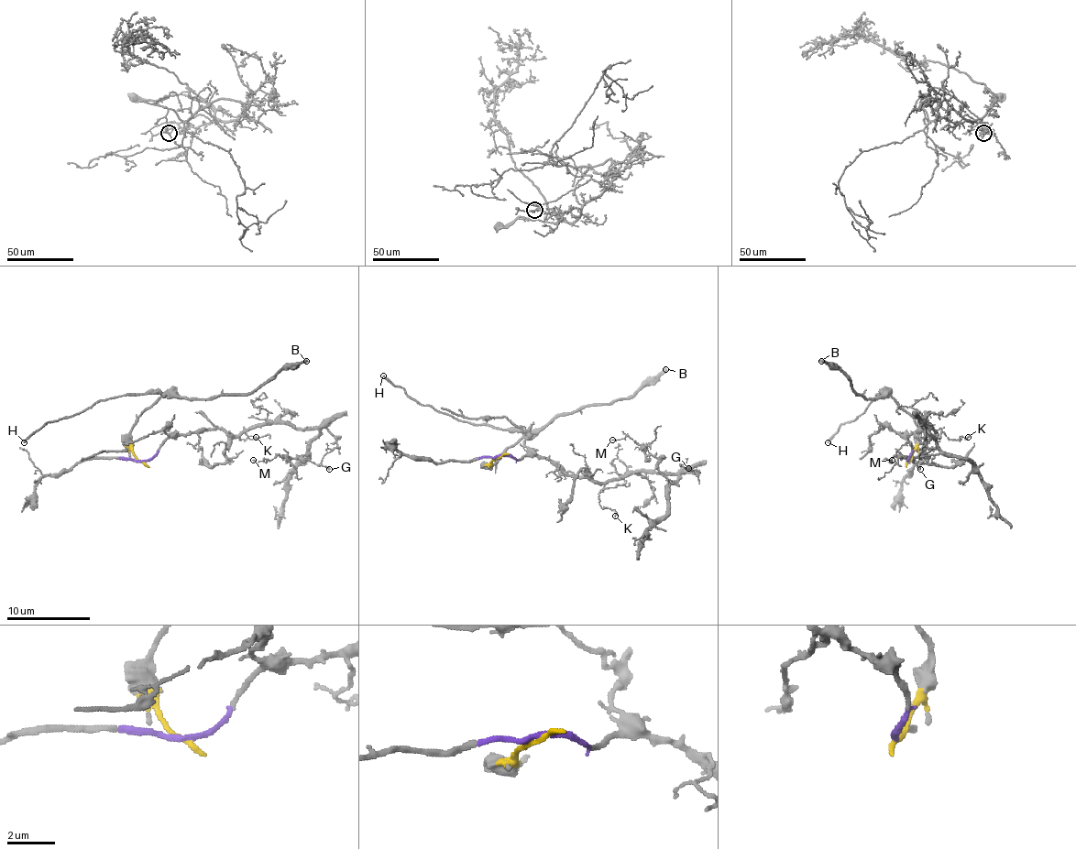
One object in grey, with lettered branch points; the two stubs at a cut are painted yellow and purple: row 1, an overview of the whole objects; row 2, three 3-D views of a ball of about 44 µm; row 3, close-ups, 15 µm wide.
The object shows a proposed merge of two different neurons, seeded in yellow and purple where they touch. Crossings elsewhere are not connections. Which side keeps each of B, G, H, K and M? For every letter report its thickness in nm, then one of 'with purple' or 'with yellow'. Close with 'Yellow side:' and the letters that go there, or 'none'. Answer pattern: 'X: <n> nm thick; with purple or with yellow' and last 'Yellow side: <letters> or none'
B: 300 nm thick; with yellow
G: 120 nm thick; with purple
H: 190 nm thick; with yellow
K: 120 nm thick; with purple
M: 110 nm thick; with purple
Yellow side: B, H

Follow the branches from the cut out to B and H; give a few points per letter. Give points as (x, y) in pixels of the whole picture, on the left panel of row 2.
B: (140, 462), (130, 442), (132, 426), (163, 395), (214, 399), (253, 393), (284, 368), (307, 362)
H: (140, 462), (130, 442), (132, 426), (161, 393), (130, 393), (97, 401), (70, 418), (47, 424), (24, 442)

